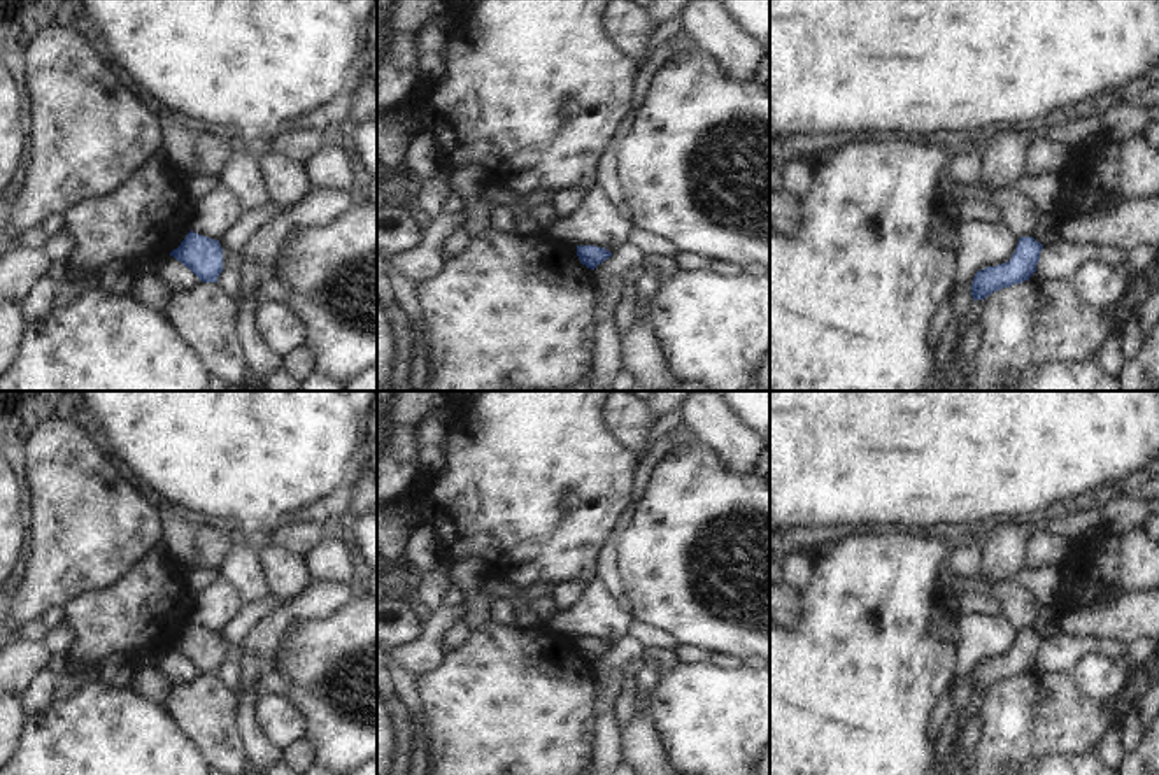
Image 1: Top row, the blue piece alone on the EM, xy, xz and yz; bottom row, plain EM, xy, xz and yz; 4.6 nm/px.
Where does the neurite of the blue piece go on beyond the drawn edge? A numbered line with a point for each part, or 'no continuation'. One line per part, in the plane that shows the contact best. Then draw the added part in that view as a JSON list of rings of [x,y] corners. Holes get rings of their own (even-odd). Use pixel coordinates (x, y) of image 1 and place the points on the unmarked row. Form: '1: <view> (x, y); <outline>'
no continuation

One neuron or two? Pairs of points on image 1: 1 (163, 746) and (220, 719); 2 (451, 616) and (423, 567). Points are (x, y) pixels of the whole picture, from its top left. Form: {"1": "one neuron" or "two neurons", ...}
{"1": "two neurons", "2": "two neurons"}

